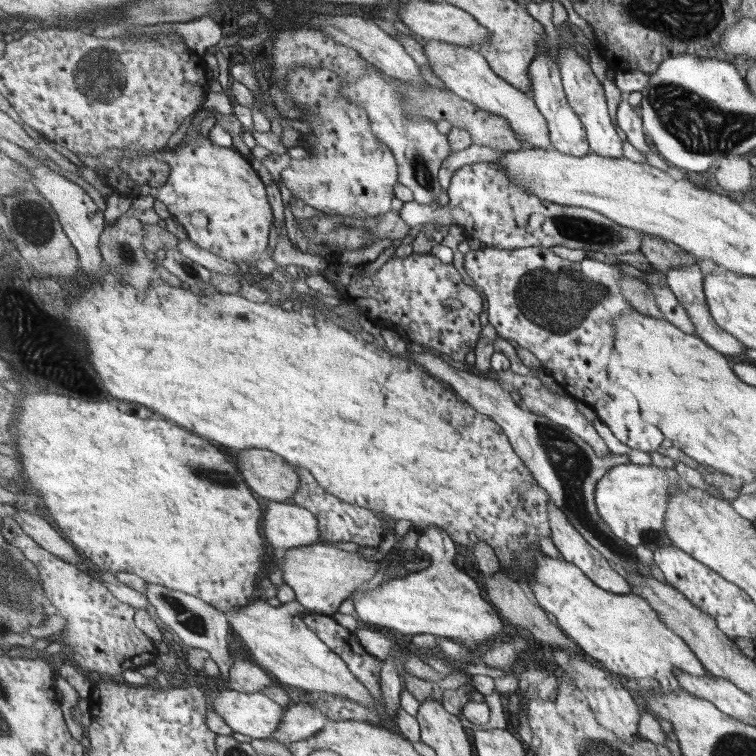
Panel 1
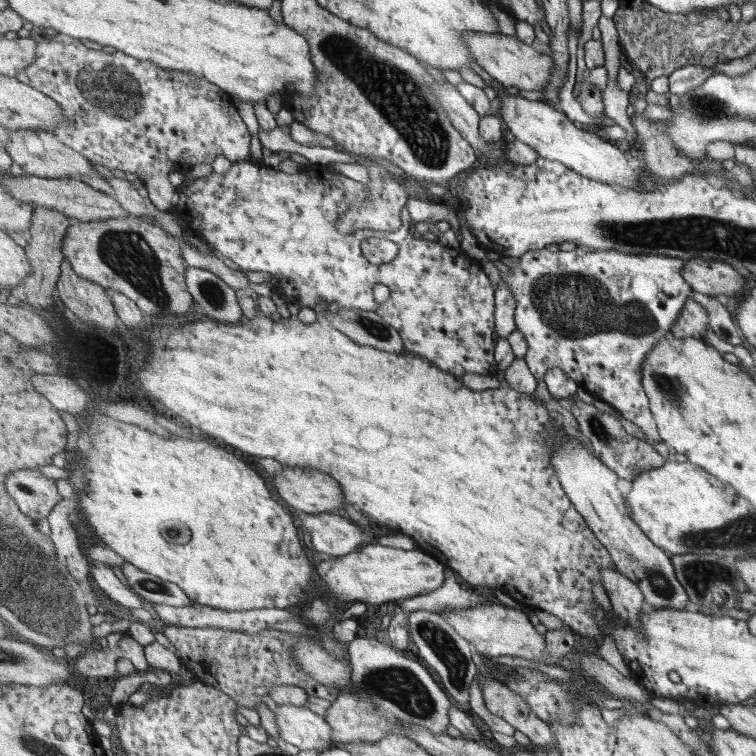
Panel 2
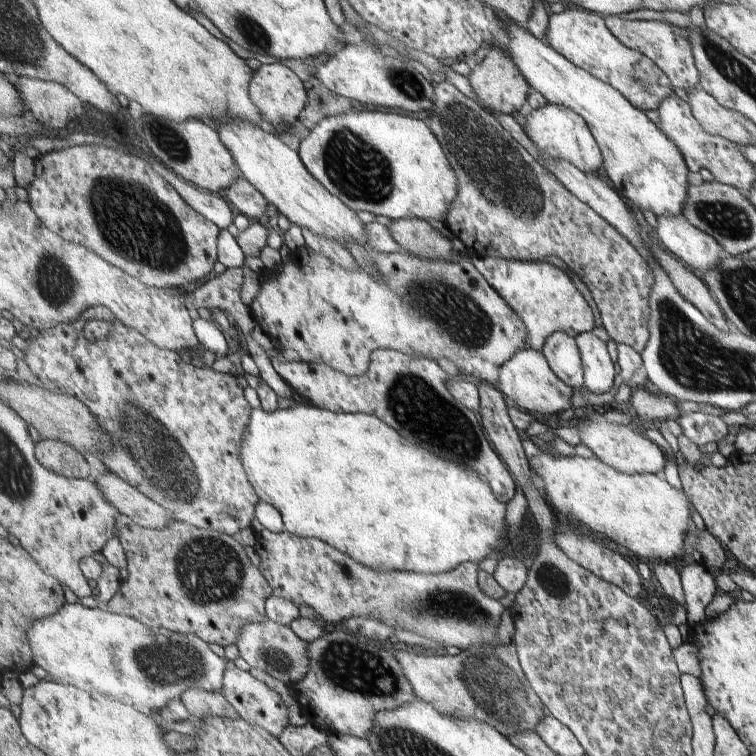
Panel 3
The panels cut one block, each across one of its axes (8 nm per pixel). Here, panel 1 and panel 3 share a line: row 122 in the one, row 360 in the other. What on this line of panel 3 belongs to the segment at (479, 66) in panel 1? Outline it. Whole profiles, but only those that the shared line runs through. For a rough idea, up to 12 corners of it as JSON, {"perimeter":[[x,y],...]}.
{"perimeter":[[543,350],[517,352],[497,387],[511,405],[555,414],[578,404]]}

